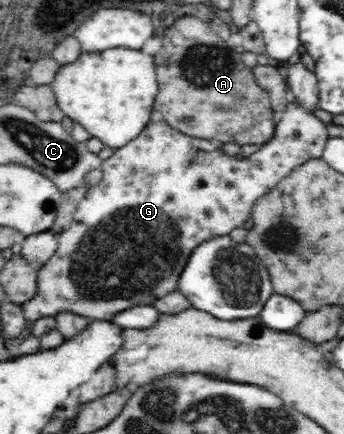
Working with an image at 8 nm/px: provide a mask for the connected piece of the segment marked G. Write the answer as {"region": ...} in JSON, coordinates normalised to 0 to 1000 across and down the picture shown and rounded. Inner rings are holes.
{"region":[[[843,230],[828,242],[828,253],[808,267],[799,311],[788,325],[762,334],[759,346],[730,355],[721,364],[674,362],[651,353],[642,341],[610,339],[602,320],[555,316],[512,302],[485,288],[485,281],[439,281],[433,290],[416,297],[398,318],[372,327],[363,336],[334,343],[328,355],[297,369],[288,392],[297,396],[291,419],[265,431],[250,449],[227,465],[227,477],[215,491],[215,505],[189,535],[163,541],[169,567],[160,585],[110,622],[105,654],[110,668],[102,682],[64,700],[70,730],[87,742],[113,737],[128,728],[154,728],[163,733],[177,721],[212,721],[250,728],[267,737],[323,740],[346,719],[381,710],[381,705],[410,705],[410,700],[448,700],[451,691],[474,687],[485,675],[503,673],[515,664],[515,641],[532,627],[547,590],[567,576],[578,560],[637,541],[663,541],[674,530],[703,525],[706,518],[730,502],[733,475],[741,475],[750,456],[773,449],[788,435],[805,429],[808,419],[858,387],[869,387],[887,373],[907,366],[936,366],[948,327],[953,325],[953,288],[924,276],[916,267],[895,263],[875,244]]]}

